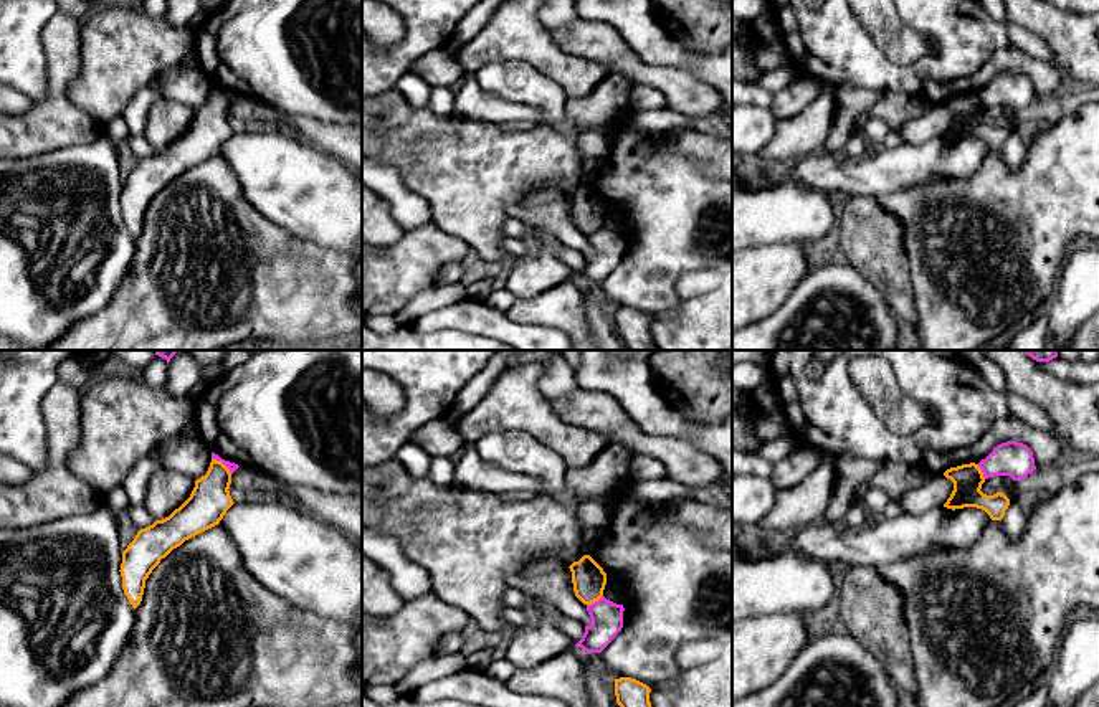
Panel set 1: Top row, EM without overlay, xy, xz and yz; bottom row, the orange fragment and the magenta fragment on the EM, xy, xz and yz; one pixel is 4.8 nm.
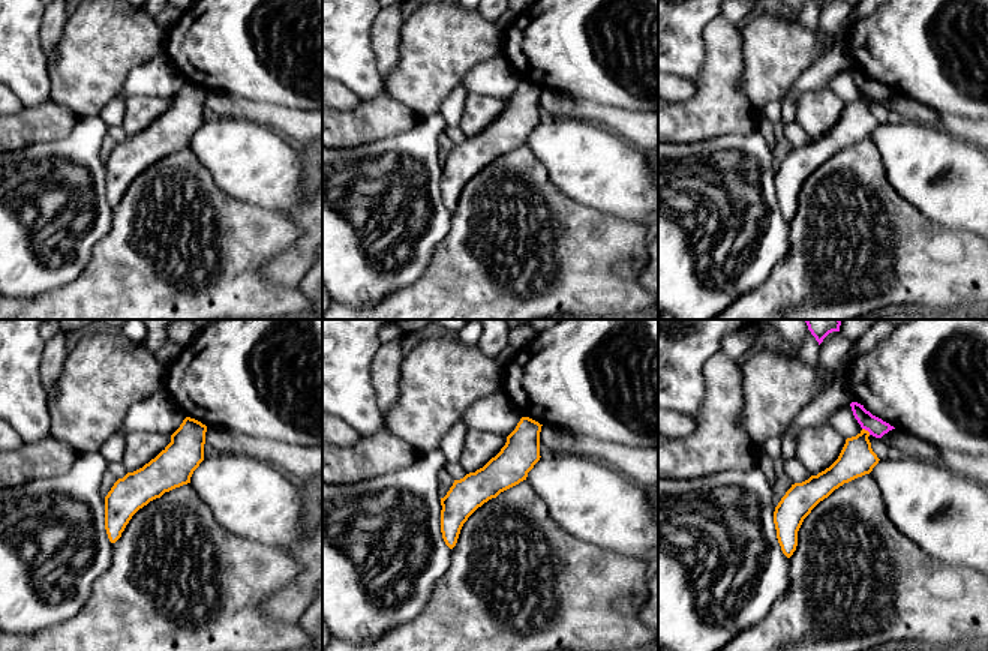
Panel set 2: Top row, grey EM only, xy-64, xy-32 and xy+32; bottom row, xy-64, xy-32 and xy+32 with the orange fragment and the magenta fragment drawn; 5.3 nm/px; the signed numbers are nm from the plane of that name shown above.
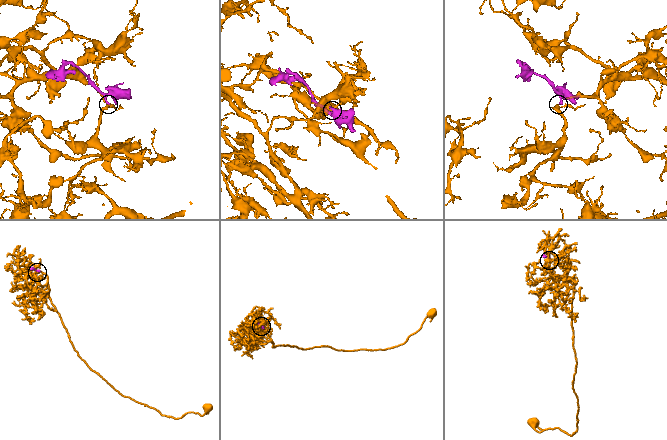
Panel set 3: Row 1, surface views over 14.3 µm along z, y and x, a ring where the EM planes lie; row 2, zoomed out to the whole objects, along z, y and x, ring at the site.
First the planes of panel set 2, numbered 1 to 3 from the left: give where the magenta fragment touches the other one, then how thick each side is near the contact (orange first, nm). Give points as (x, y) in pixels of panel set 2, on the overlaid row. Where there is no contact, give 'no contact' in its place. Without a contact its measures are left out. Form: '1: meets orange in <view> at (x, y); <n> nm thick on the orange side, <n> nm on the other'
1: no contact
2: no contact
3: meets orange in xy+32 at (867, 431); 190 nm thick on the orange side, 100 nm on the other

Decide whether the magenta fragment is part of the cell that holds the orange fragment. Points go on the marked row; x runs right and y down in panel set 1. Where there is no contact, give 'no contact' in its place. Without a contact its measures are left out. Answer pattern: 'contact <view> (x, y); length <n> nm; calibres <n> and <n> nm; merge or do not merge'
contact xy (222, 463); length 130 nm; calibres 200 and 50 nm; do not merge

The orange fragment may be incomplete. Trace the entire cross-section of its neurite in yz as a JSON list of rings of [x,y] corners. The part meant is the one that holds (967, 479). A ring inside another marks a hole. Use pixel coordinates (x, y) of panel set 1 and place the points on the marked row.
[[[970,463],[950,467],[944,476],[954,482],[954,491],[944,507],[952,510],[977,507],[985,510],[992,520],[1003,519],[1005,510],[1010,505],[1010,499],[1001,492],[987,496],[980,491],[985,477],[978,464]]]

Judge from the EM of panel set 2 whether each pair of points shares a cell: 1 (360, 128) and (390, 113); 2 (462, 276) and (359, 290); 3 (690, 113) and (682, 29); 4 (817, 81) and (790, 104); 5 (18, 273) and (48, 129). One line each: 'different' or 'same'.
1: same
2: different
3: different
4: same
5: different

